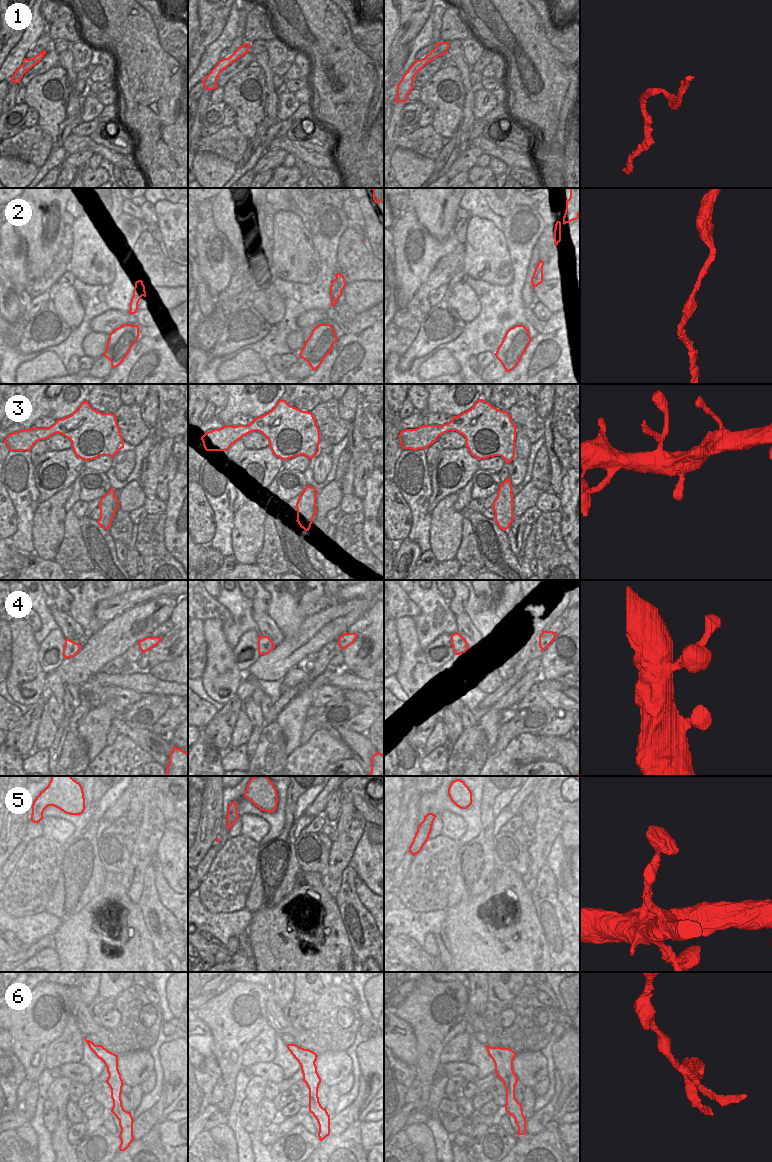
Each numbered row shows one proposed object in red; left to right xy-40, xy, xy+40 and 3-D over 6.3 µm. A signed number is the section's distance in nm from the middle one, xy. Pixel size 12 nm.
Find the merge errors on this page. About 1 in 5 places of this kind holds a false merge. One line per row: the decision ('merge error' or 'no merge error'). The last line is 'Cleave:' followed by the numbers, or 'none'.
1: no merge error
2: no merge error
3: no merge error
4: no merge error
5: no merge error
6: no merge error
Cleave: none

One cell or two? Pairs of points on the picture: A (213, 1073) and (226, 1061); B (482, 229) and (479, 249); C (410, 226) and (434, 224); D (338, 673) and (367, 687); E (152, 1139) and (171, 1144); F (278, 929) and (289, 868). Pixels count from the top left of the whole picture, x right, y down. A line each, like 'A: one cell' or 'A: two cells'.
A: two cells
B: one cell
C: two cells
D: one cell
E: two cells
F: two cells

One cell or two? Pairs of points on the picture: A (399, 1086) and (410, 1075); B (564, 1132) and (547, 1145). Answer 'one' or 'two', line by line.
A: one
B: two

